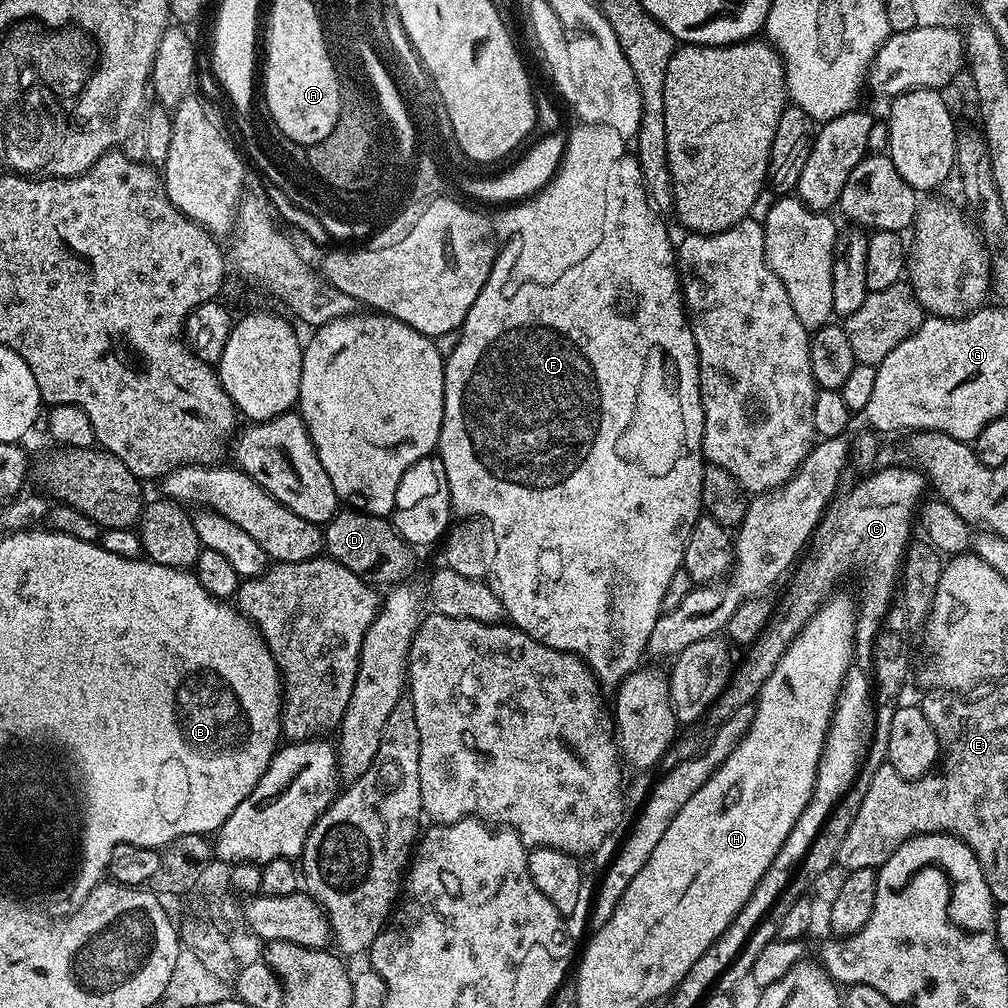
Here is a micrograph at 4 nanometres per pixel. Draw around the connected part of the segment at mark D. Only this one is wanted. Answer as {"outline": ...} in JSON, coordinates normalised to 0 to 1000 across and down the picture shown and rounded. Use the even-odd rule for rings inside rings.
{"outline":[[[337,506],[320,521],[320,547],[330,556],[334,556],[343,565],[355,569],[360,575],[370,581],[391,581],[402,576],[409,565],[410,541],[404,540],[389,523],[388,515],[379,512],[369,512],[365,508],[352,506]]]}

